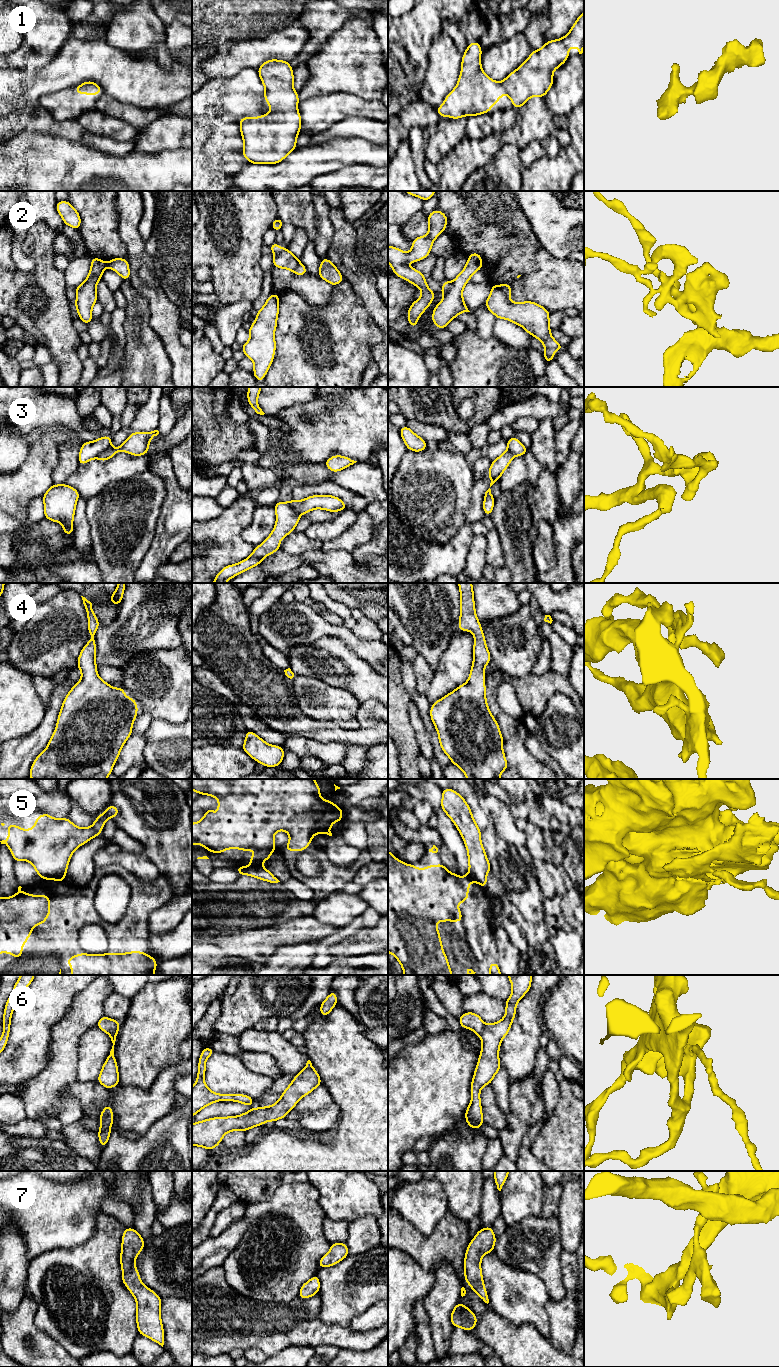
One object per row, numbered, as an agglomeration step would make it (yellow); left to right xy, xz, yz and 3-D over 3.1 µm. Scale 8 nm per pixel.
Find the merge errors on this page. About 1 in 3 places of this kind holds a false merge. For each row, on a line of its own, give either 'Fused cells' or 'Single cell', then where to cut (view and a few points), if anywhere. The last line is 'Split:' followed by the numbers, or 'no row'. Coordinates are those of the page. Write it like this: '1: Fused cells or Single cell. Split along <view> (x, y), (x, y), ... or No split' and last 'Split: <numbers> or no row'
1: Single cell. No split
2: Fused cells. Split along xy (101, 274), (88, 277)
3: Fused cells. Split along xy (109, 446), (96, 457)
4: Single cell. No split
5: Fused cells. Split along xz (253, 864), (260, 866)
6: Fused cells. Split along yz (485, 1024), (480, 1035)
7: Single cell. No split
Split: 2, 3, 5, 6

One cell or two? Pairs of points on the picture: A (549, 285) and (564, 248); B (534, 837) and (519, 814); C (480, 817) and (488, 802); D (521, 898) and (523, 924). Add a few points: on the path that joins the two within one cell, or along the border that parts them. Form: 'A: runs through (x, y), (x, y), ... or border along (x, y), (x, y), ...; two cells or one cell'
A: border along (541, 244), (555, 257), (567, 259); two cells
B: border along (517, 819), (526, 820); two cells
C: border along (478, 797), (478, 803), (490, 821); two cells
D: border along (507, 898), (527, 920), (531, 922), (543, 921); two cells

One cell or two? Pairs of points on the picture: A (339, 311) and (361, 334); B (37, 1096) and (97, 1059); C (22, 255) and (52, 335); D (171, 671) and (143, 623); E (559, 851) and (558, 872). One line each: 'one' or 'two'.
A: one
B: two
C: two
D: two
E: two

